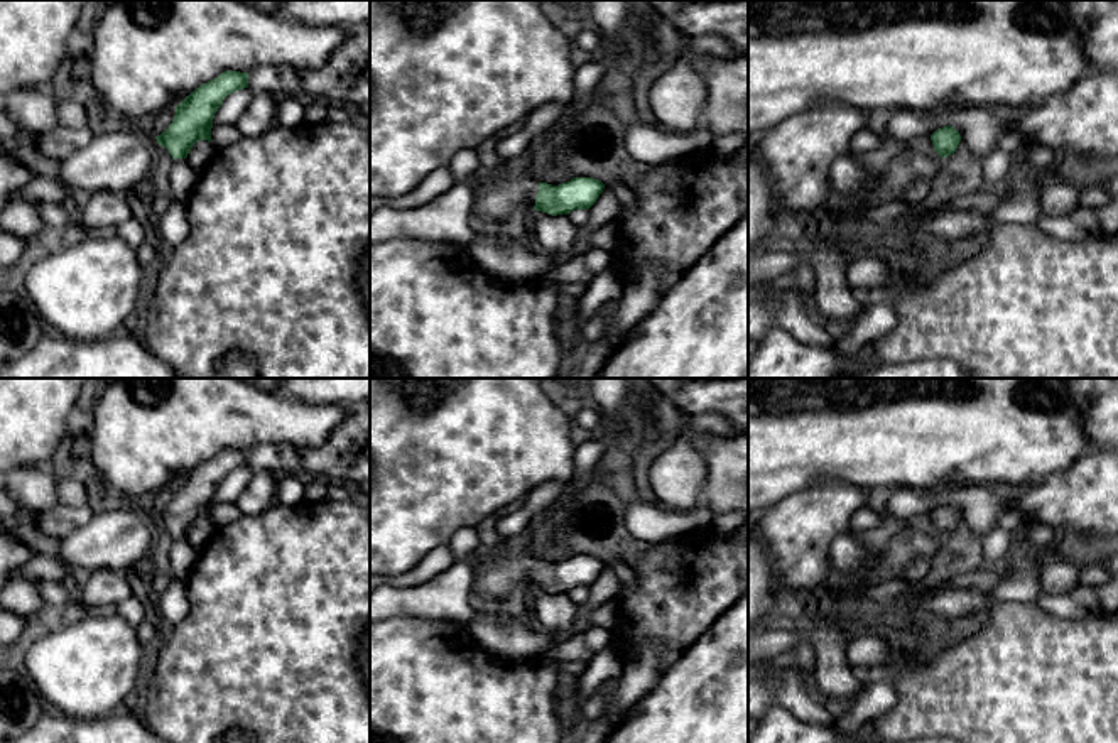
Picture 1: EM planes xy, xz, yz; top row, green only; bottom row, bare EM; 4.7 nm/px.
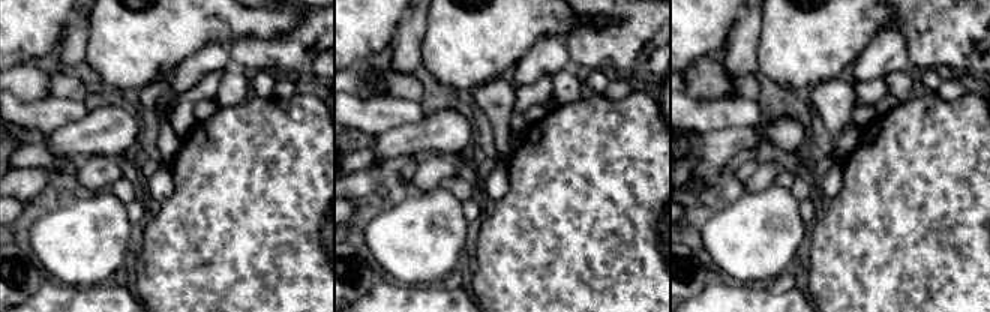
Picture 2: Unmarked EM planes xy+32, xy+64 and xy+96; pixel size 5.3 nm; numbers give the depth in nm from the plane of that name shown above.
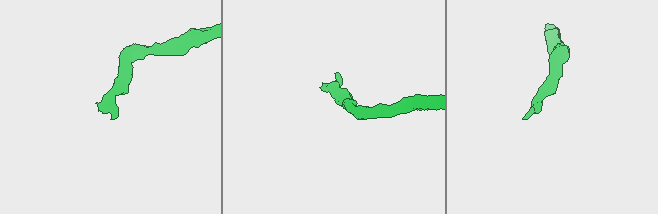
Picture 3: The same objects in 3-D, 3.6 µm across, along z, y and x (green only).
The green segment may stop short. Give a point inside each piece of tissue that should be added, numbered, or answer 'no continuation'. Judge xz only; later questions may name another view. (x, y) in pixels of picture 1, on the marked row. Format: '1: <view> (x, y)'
1: xz (500, 201)

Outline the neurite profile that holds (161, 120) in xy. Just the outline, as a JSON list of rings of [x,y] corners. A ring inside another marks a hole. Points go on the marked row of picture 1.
[[[176,106],[155,113],[155,115],[150,118],[150,123],[152,123],[152,133],[150,133],[150,135],[157,137],[157,135],[160,135],[162,132],[166,132],[166,130],[169,128],[169,125],[172,123],[174,115],[176,115]]]

